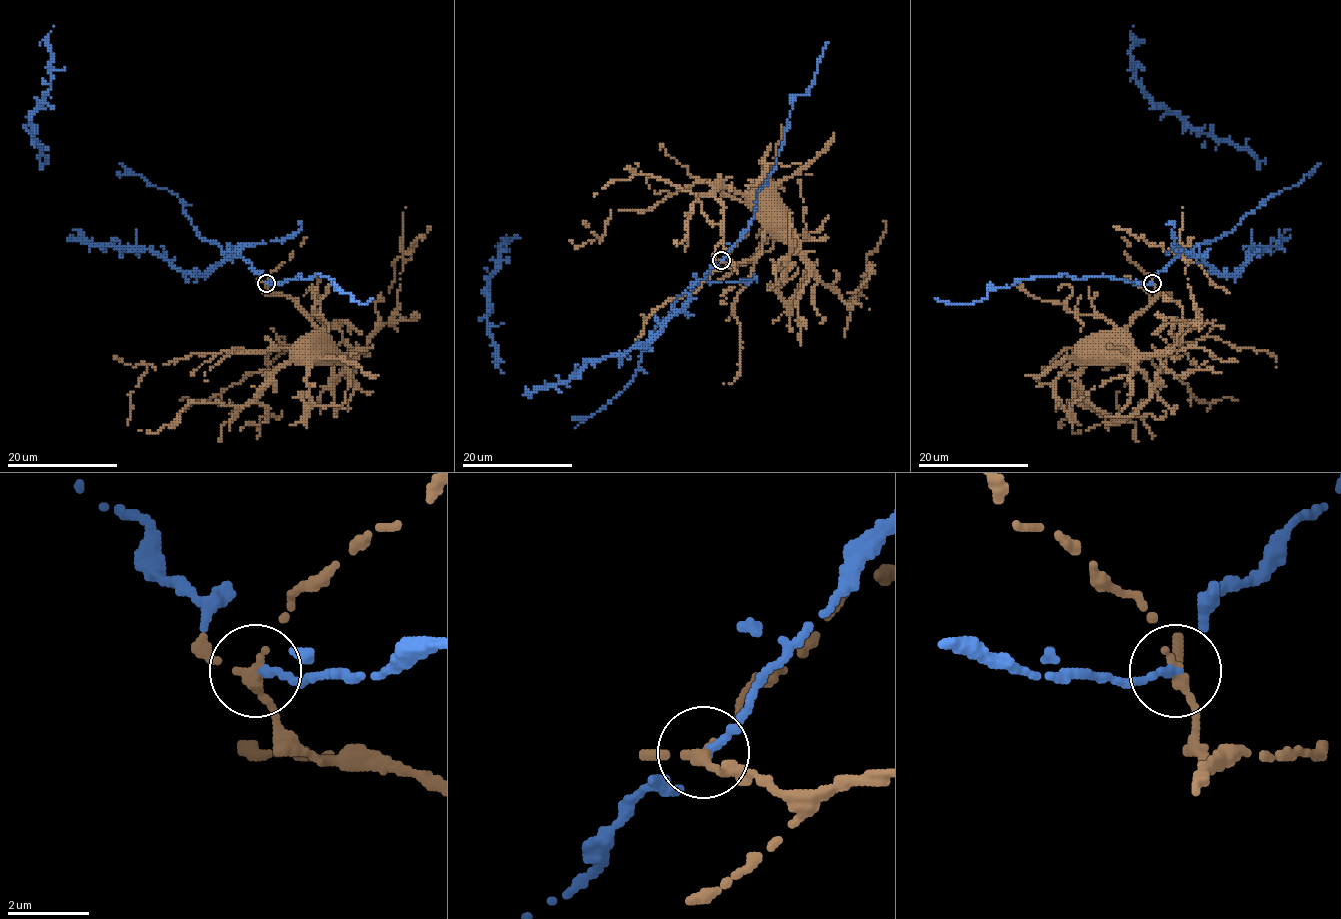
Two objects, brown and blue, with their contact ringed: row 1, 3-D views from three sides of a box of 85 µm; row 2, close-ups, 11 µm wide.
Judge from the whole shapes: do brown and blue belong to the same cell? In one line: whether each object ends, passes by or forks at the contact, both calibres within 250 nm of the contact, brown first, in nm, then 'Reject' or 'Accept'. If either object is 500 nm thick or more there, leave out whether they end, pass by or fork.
At the ring brown forks. At the ring blue ends. Thickness 200 nm (brown) against 200 nm. Reject

